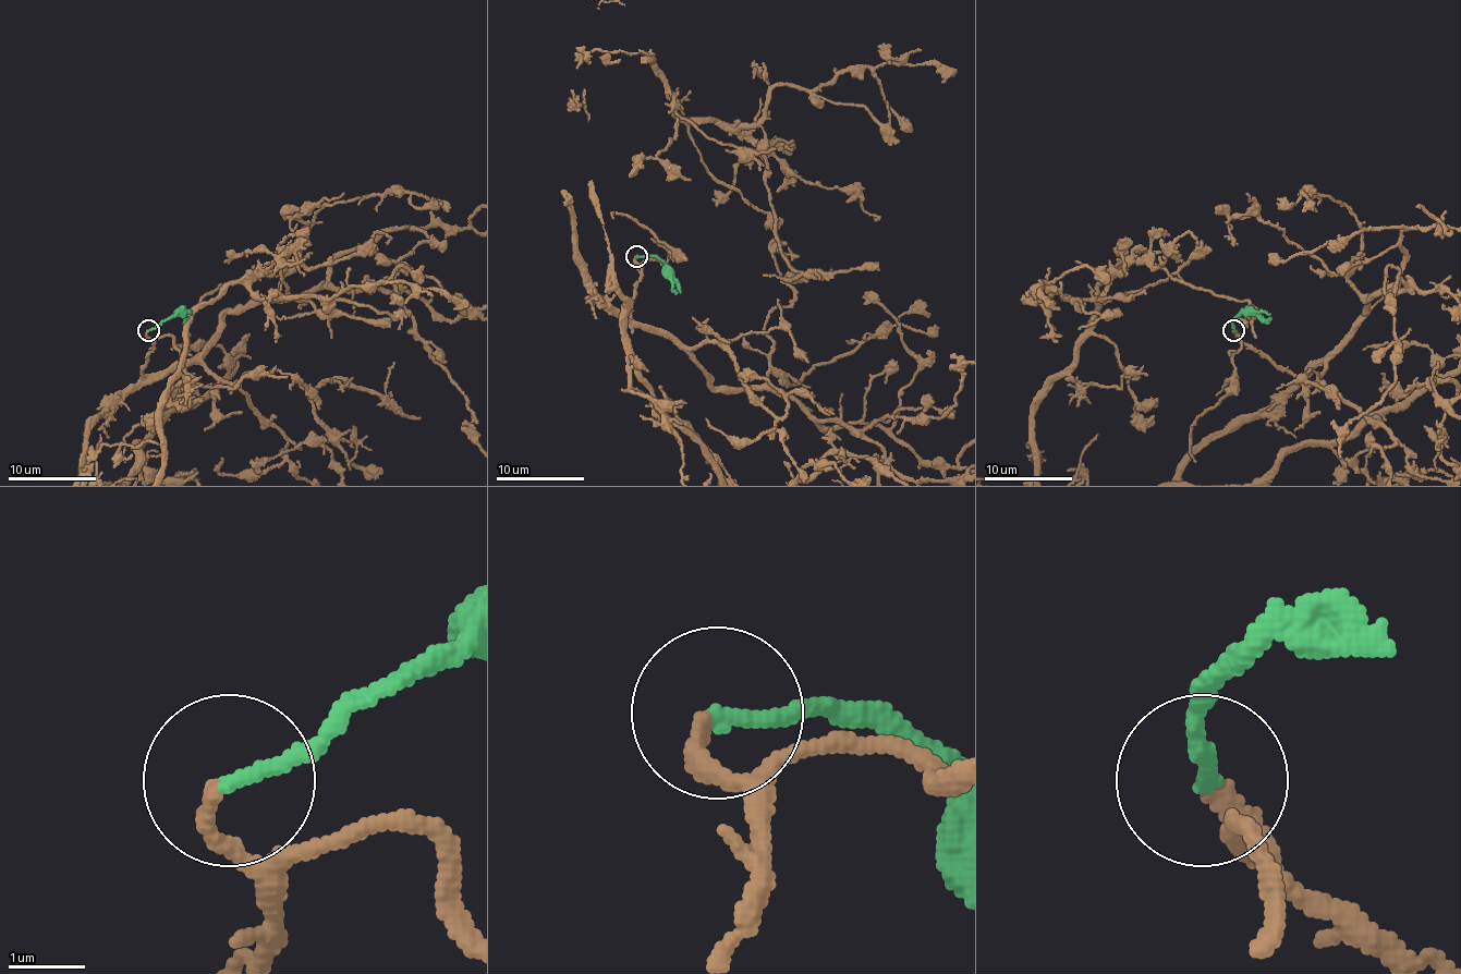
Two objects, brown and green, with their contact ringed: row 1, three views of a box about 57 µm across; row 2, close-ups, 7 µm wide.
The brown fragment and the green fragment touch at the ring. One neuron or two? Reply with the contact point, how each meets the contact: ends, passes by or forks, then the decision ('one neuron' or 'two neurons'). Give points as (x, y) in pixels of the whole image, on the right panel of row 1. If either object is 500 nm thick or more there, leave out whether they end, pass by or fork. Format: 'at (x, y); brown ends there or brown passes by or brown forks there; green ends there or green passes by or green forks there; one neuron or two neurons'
at (1233, 330); brown ends there; green ends there; one neuron

